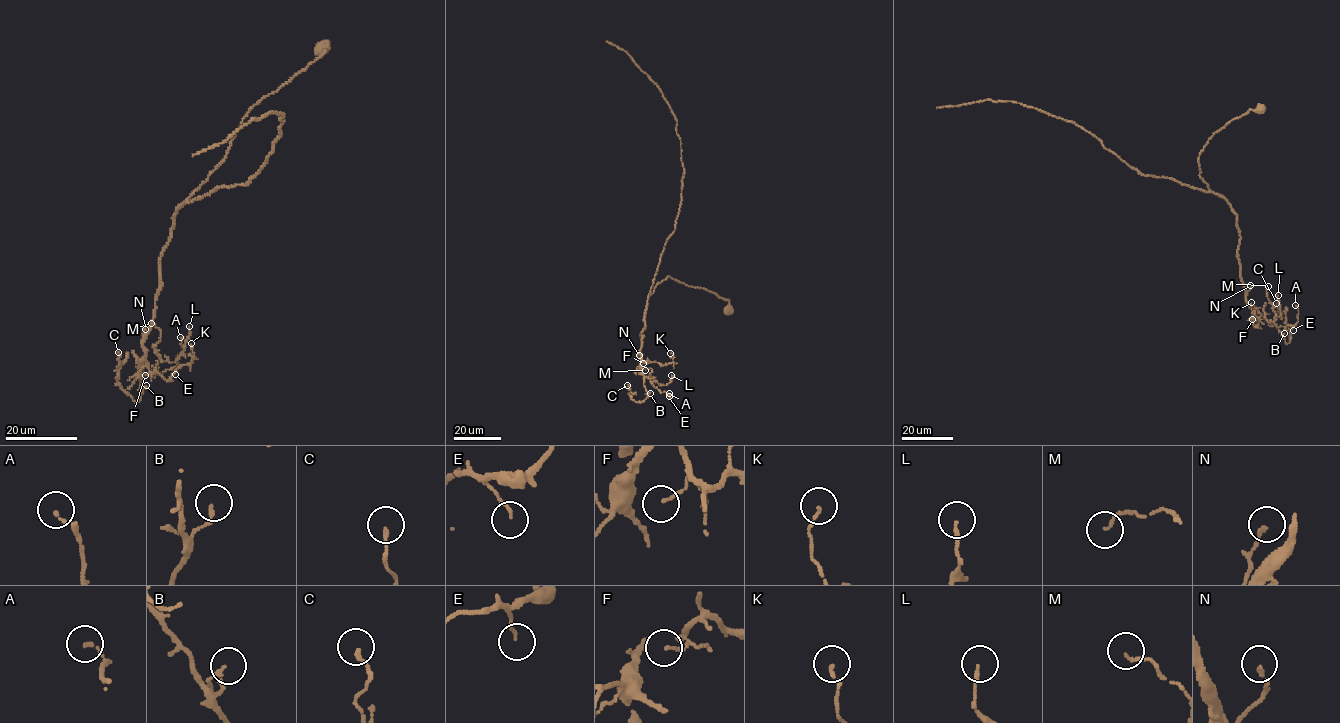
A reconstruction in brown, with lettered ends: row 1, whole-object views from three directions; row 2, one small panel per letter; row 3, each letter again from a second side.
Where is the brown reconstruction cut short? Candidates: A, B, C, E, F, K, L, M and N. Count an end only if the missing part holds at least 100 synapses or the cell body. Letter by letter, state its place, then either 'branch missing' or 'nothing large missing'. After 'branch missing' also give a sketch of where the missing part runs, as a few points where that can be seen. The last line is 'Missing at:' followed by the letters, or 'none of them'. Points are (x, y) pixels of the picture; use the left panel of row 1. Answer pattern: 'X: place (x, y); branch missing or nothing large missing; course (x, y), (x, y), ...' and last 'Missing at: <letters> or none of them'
A: place (180, 337); nothing large missing
B: place (146, 385); nothing large missing
C: place (118, 352); nothing large missing
E: place (175, 374); nothing large missing
F: place (145, 375); nothing large missing
K: place (191, 343); nothing large missing
L: place (189, 326); nothing large missing
M: place (151, 323); nothing large missing
N: place (145, 329); nothing large missing
Missing at: none of them

